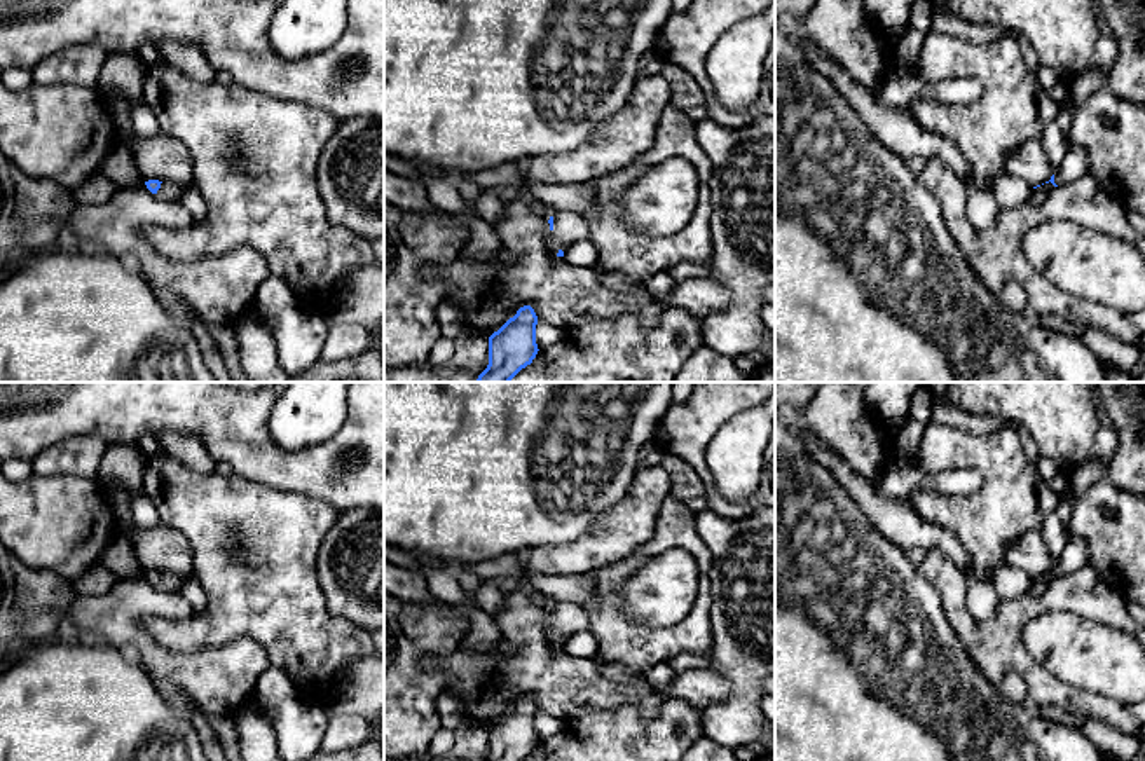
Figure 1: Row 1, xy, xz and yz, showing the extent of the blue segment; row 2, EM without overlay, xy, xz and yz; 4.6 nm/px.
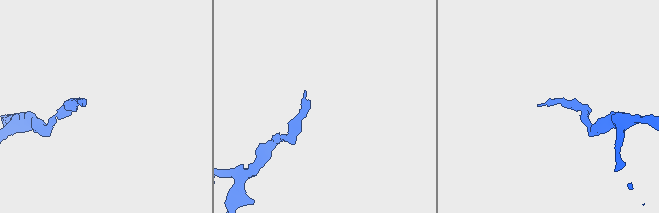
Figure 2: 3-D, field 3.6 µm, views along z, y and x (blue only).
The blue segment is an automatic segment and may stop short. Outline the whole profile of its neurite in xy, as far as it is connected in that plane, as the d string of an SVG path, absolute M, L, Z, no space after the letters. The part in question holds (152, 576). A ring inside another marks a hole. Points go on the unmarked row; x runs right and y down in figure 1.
M148 571L148 572L145 572L145 576L157 588L161 588L164 592L169 592L169 593L180 593L180 588L185 585L185 581L192 574L175 574L175 572Z

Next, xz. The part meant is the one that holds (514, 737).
M524 696L497 723L489 728L489 756L485 761L522 761L538 745L538 707Z

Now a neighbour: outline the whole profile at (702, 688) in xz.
M684 670L675 672L672 682L656 693L665 698L682 698L702 710L724 703L730 698L730 684L714 670Z

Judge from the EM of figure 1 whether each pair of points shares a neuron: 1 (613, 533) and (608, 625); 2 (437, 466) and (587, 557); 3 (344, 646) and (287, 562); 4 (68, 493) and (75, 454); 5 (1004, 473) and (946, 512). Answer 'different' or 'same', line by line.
1: different
2: different
3: same
4: different
5: same

